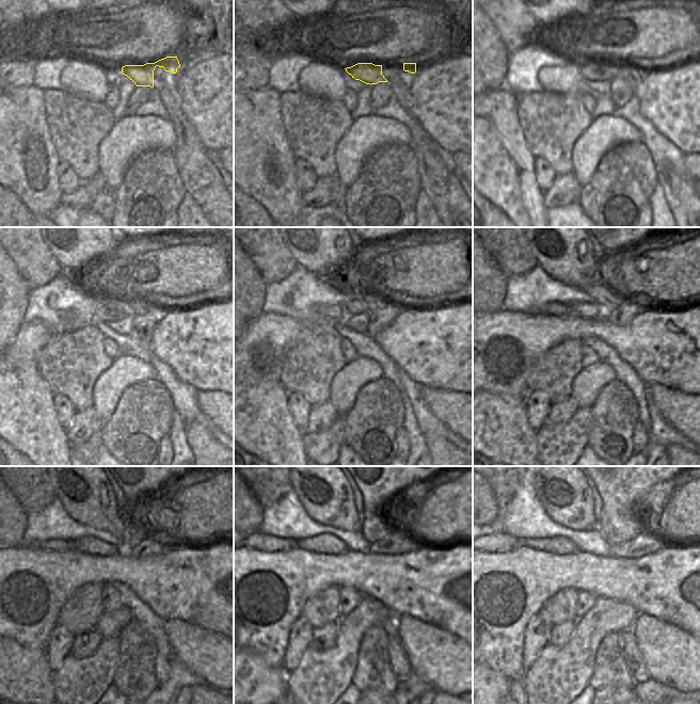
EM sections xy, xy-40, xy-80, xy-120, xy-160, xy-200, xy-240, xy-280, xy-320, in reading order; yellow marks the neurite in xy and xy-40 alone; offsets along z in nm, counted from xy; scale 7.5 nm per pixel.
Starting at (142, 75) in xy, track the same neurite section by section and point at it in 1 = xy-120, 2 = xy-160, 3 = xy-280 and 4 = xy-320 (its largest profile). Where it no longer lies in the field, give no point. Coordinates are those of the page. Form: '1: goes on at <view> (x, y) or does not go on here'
1: goes on at xy-120 (112, 309)
2: goes on at xy-160 (336, 314)
3: goes on at xy-280 (328, 544)
4: goes on at xy-320 (499, 542)

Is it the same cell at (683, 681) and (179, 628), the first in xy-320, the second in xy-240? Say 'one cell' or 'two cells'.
one cell

